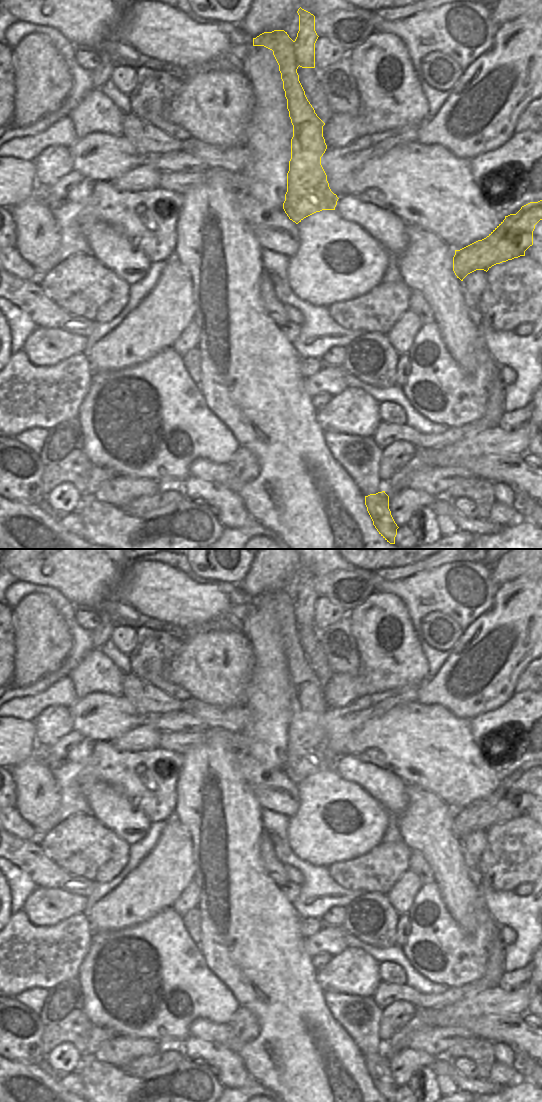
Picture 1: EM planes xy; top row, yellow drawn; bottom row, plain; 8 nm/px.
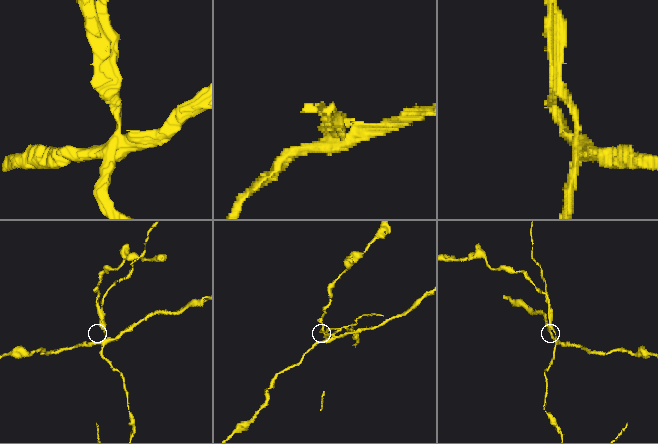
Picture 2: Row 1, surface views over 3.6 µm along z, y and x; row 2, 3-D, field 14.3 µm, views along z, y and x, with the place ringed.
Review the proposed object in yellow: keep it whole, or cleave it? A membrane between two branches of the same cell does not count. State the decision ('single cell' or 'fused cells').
fused cells

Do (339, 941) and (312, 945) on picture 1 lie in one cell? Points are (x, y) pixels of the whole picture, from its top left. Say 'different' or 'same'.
same

